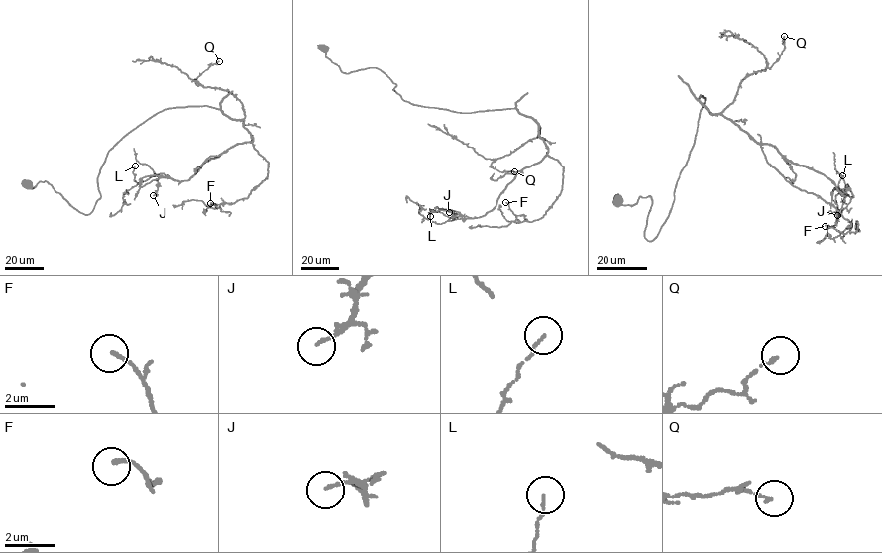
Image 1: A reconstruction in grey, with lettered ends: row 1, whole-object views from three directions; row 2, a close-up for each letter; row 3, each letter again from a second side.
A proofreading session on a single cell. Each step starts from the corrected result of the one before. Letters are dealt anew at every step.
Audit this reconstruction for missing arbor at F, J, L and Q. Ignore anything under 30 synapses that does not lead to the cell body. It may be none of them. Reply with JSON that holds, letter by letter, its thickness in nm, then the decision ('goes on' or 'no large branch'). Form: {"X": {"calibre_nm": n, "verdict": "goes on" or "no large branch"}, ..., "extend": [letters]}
{"F": {"calibre_nm": 140, "verdict": "no large branch"}, "J": {"calibre_nm": 110, "verdict": "no large branch"}, "L": {"calibre_nm": 90, "verdict": "no large branch"}, "Q": {"calibre_nm": 120, "verdict": "no large branch"}, "extend": []}

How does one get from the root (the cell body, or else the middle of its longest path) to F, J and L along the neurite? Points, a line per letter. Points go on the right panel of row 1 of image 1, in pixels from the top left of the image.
F: (616, 201), (651, 197), (651, 241), (693, 145), (701, 95), (787, 181), (851, 223), (845, 233), (825, 226)
J: (616, 201), (651, 197), (651, 241), (693, 145), (701, 95), (711, 114), (844, 191), (837, 215)
L: (616, 201), (651, 197), (651, 241), (701, 95), (851, 198), (842, 175)

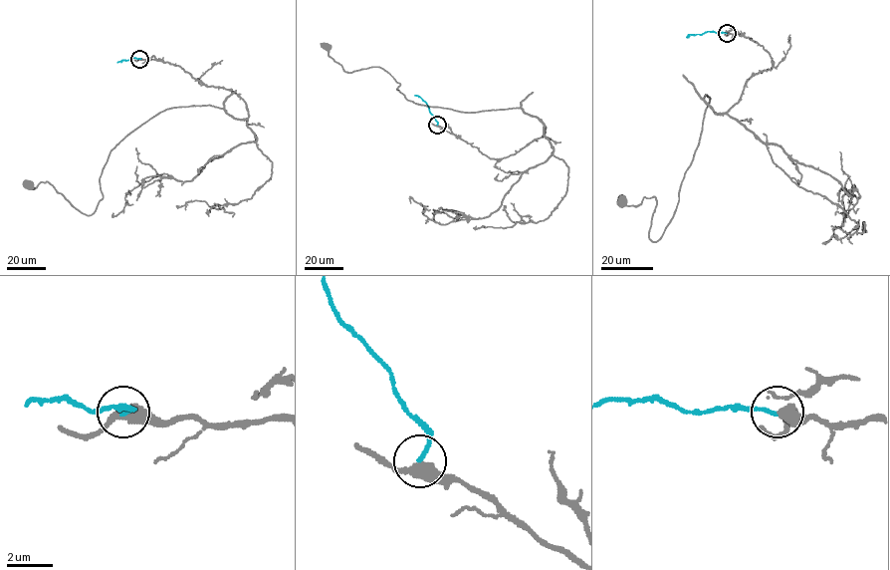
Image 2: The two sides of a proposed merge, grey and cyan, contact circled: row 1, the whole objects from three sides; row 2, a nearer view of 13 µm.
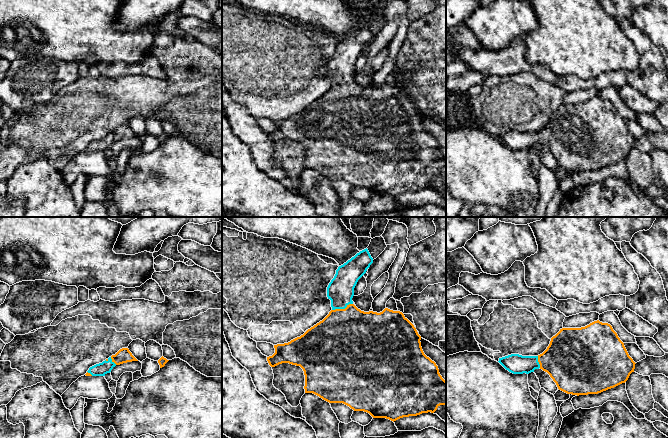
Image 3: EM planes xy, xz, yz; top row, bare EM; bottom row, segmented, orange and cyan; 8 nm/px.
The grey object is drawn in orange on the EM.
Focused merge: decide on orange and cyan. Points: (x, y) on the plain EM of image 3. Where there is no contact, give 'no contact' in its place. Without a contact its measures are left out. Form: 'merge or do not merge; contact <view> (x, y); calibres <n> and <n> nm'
merge; contact xz (342, 85); calibres 500 and 220 nm

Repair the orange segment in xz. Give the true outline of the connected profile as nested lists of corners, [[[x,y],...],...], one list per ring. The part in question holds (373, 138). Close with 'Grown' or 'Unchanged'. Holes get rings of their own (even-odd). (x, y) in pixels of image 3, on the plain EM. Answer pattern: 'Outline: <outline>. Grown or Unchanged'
Outline: [[[366,24],[339,42],[327,63],[332,83],[329,90],[300,113],[274,121],[275,129],[267,133],[267,137],[271,143],[282,139],[300,142],[305,151],[305,169],[313,169],[329,179],[343,179],[354,187],[367,188],[373,194],[394,198],[403,193],[434,189],[440,181],[446,181],[446,157],[436,139],[424,130],[421,112],[414,101],[400,87],[385,84],[380,89],[364,88],[353,80],[354,64],[372,39],[373,34]]]. Grown

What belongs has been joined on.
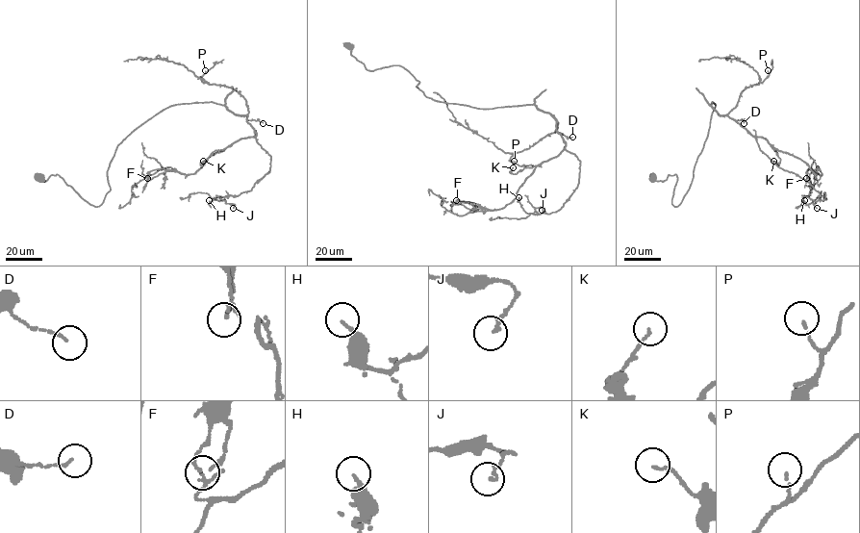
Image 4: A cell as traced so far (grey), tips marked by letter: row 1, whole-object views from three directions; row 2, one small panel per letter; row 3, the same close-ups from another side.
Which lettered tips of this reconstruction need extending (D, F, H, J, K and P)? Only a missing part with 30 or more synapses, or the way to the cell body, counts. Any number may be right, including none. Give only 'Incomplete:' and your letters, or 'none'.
Incomplete: none

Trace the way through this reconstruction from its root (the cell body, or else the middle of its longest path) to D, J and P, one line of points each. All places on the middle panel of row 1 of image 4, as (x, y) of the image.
D: (350, 45), (367, 69), (406, 68), (427, 97), (480, 109), (534, 105), (556, 120), (557, 132), (572, 137)
J: (350, 45), (367, 69), (402, 66), (436, 100), (549, 114), (579, 174), (559, 210), (534, 214), (542, 210)
P: (350, 45), (367, 69), (402, 66), (436, 100), (550, 114), (556, 131), (514, 161)

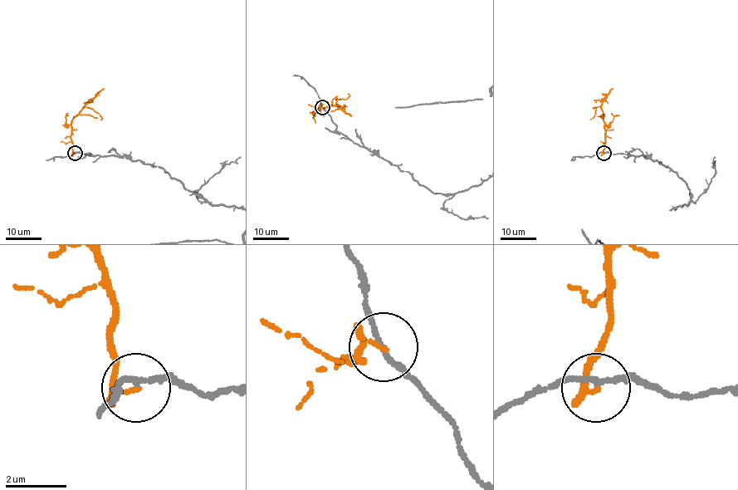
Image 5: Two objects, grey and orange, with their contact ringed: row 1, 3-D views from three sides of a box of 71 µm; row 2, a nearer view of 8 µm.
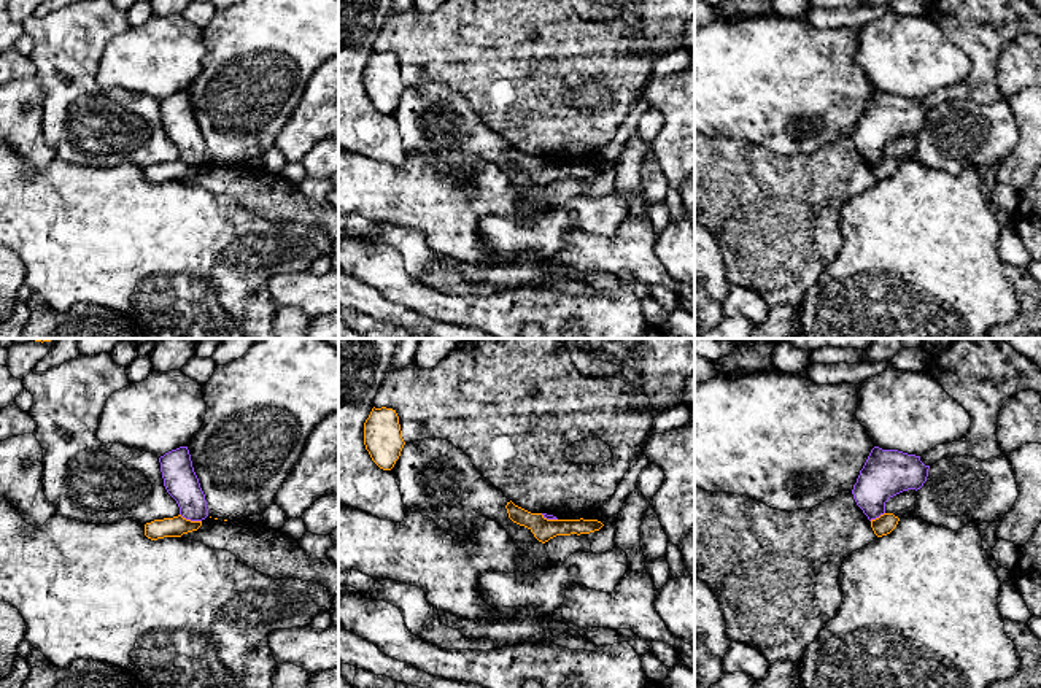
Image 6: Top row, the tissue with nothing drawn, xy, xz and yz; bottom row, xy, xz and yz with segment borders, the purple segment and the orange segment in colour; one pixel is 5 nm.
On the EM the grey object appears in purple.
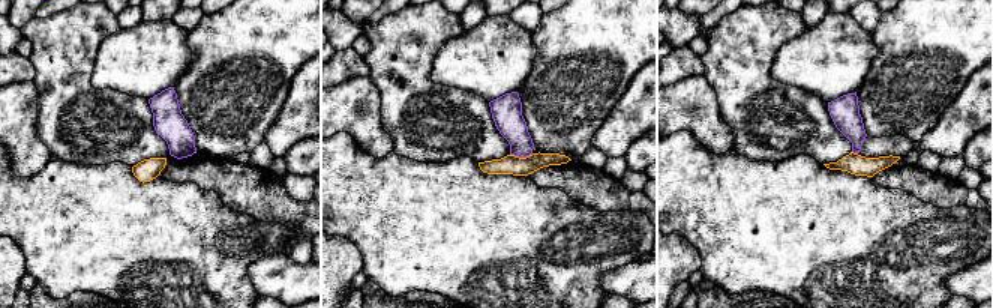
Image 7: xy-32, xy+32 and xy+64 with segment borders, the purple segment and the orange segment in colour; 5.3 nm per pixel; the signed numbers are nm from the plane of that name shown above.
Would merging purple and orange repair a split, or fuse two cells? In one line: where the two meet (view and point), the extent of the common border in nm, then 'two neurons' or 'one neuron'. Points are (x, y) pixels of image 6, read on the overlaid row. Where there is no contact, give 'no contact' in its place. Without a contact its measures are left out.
meets purple in xy at (191, 520); contact 120 nm long; two neurons

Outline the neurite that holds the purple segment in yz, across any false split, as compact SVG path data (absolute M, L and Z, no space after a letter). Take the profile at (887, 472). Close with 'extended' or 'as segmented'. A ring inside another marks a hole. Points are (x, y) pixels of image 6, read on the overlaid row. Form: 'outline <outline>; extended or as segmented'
outline M874 446L860 470L852 494L868 520L885 513L885 502L907 489L920 489L930 466L920 456Z; as segmented

